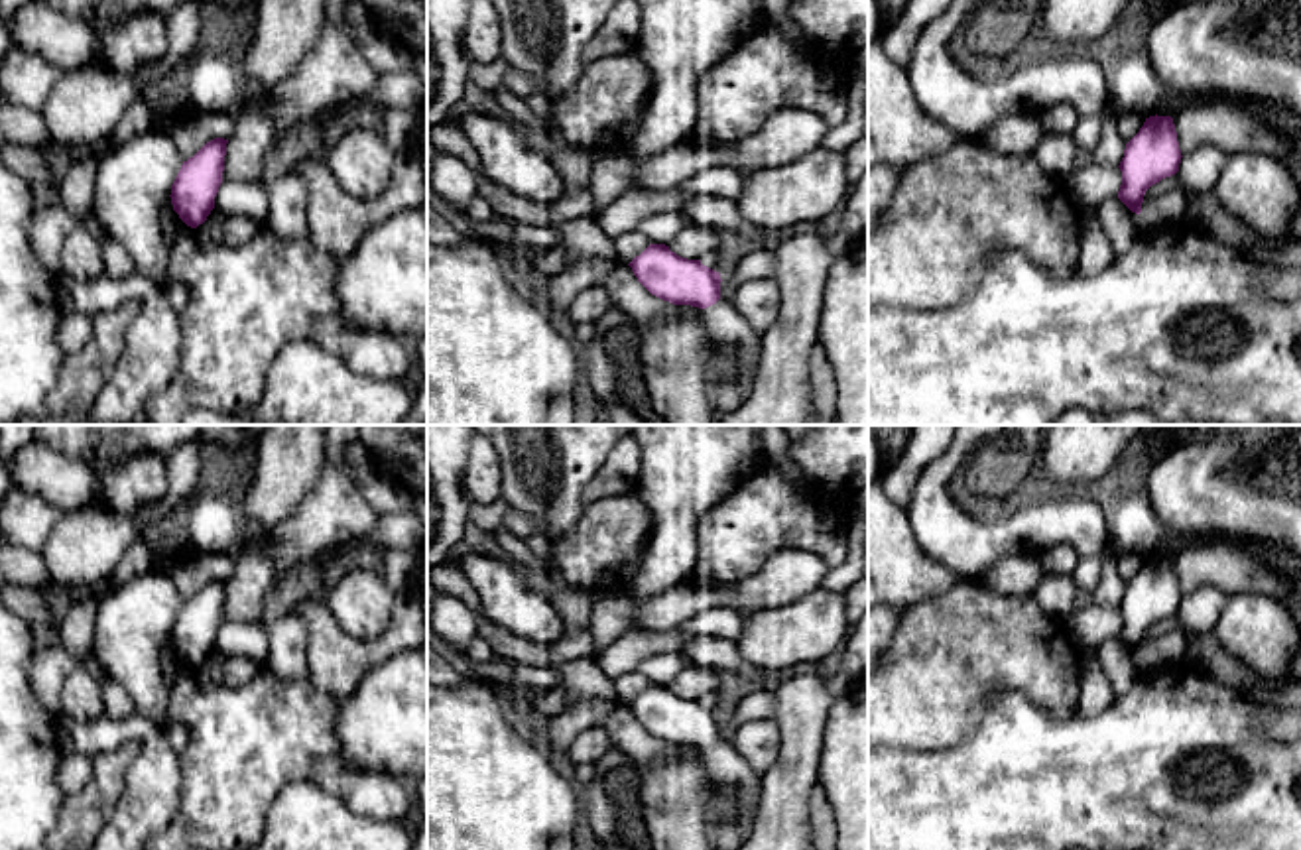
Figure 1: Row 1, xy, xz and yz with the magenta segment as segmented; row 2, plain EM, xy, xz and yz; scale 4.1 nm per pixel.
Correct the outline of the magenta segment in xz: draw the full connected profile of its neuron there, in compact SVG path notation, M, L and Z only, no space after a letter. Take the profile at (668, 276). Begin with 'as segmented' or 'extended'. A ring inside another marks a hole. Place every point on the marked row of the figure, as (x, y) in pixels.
extended; M650 244L628 266L651 295L705 311L711 344L738 360L734 378L707 382L707 401L712 407L714 423L740 409L754 386L762 334L736 313L730 301L720 297L720 273L703 266L701 260L677 256L665 244Z

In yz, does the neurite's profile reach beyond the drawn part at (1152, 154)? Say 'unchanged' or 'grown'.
unchanged

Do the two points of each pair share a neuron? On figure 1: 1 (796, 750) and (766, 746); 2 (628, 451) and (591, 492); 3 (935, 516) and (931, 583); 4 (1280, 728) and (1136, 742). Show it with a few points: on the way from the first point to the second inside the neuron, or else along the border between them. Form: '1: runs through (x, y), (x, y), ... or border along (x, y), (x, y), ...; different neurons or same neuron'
1: border along (774, 721), (780, 752), (762, 776); different neurons
2: runs through (622, 461), (601, 483); same neuron
3: border along (910, 522), (928, 555), (959, 573), (979, 573); different neurons
4: border along (1280, 709), (1270, 728), (1278, 740); different neurons

